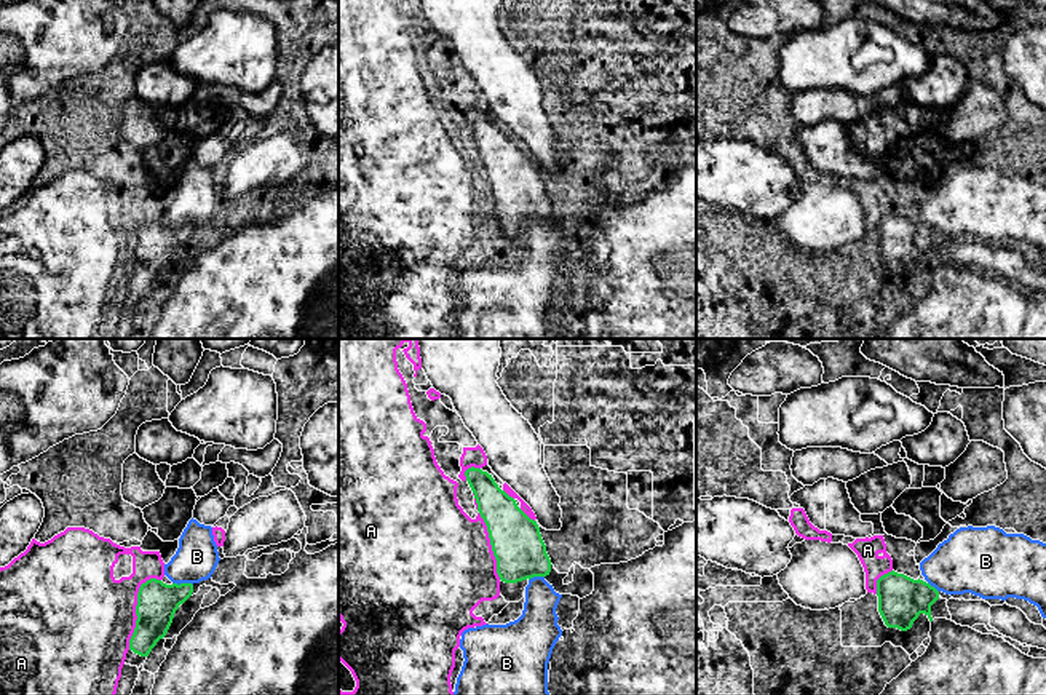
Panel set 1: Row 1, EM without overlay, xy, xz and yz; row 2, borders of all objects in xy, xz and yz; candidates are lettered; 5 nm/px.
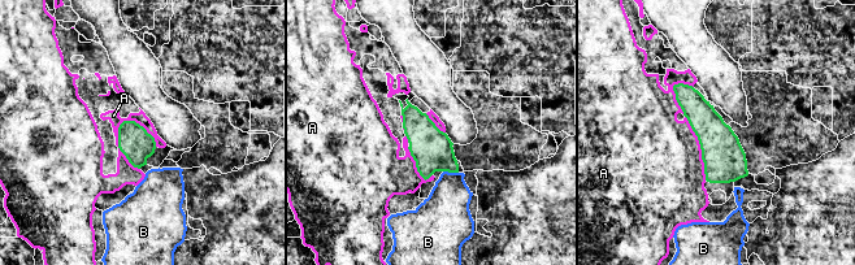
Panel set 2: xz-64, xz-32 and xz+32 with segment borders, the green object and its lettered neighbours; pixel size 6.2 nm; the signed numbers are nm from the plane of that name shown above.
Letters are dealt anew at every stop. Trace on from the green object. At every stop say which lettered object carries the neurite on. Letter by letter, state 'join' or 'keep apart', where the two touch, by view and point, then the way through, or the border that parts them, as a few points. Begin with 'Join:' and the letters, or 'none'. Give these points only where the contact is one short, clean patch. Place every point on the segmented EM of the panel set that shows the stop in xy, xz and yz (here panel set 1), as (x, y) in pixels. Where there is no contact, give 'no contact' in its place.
Join: none
A: keep apart; contact xy (136, 607)
B: keep apart; contact xy (182, 583); border xy (173, 582), (192, 585)

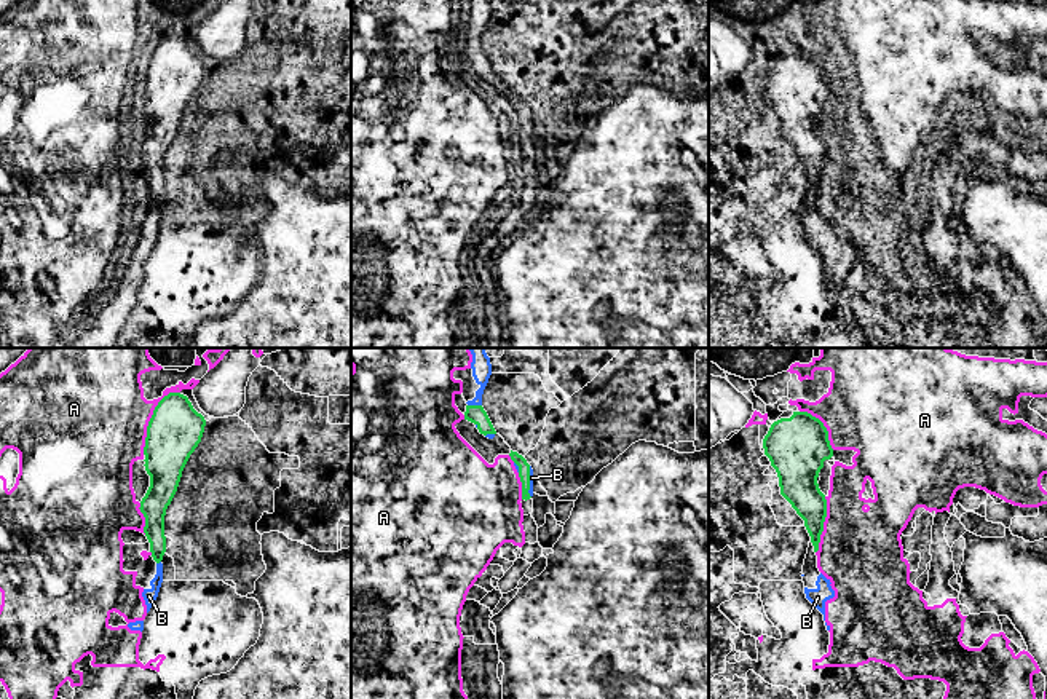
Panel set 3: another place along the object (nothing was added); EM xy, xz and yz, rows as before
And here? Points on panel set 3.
Join: B
A: keep apart; contact xy (150, 418)
B: join; contact xz (474, 406)

